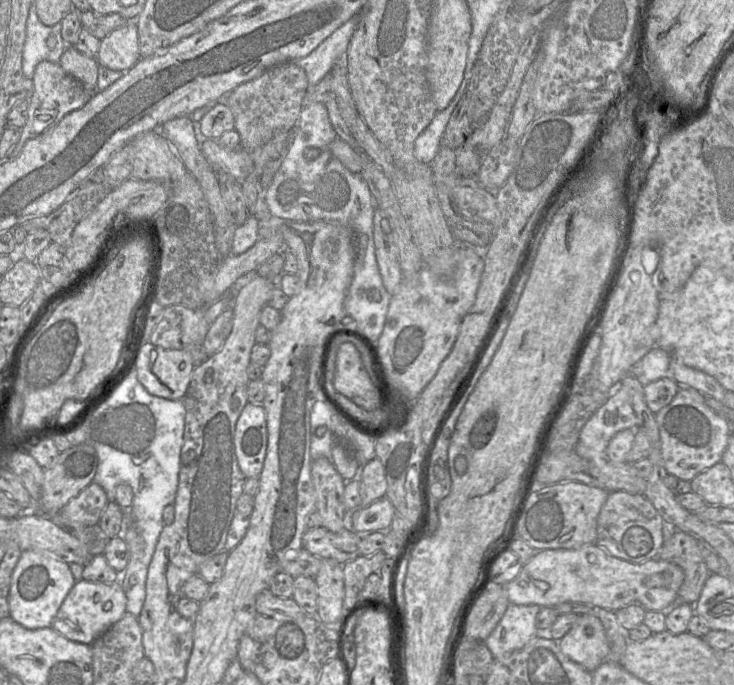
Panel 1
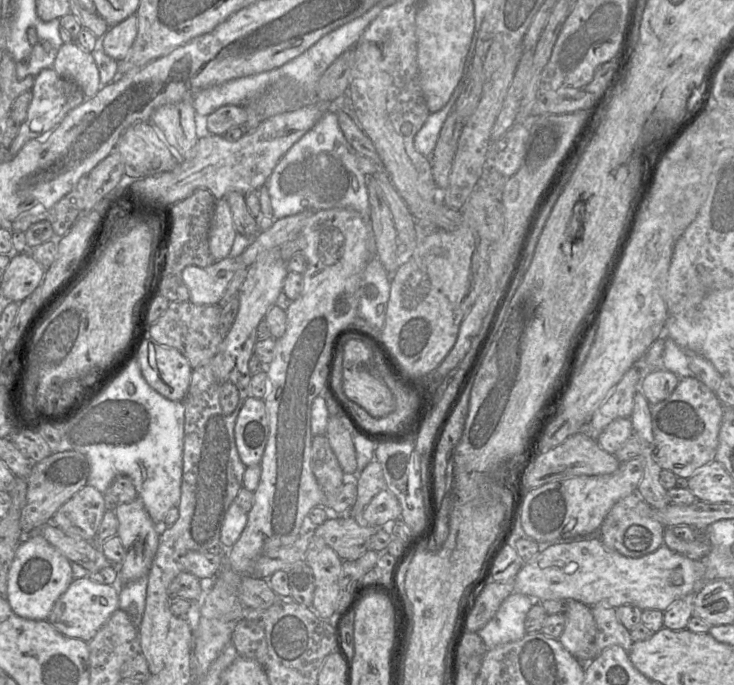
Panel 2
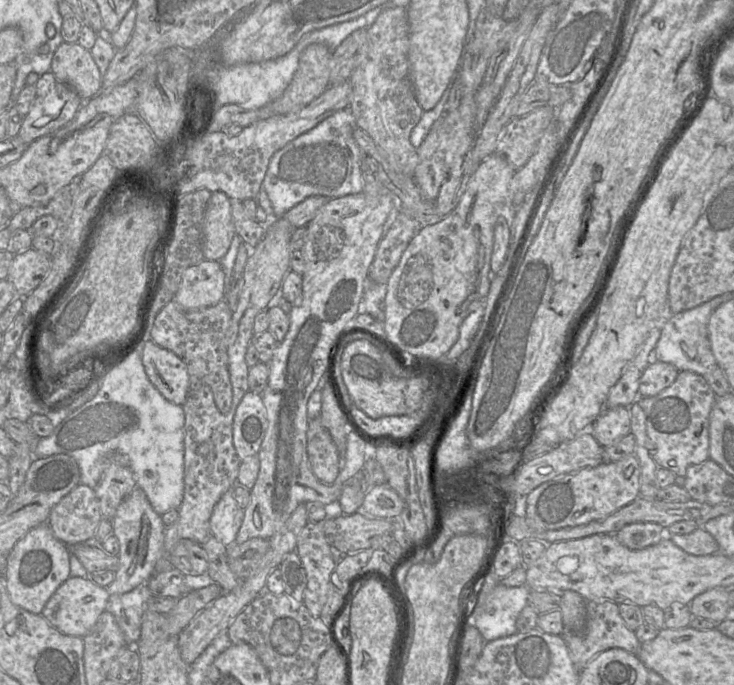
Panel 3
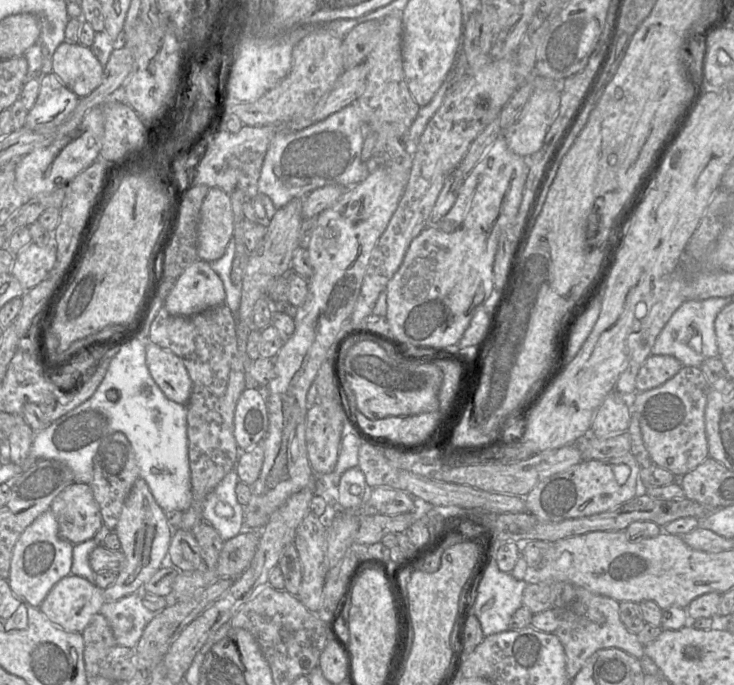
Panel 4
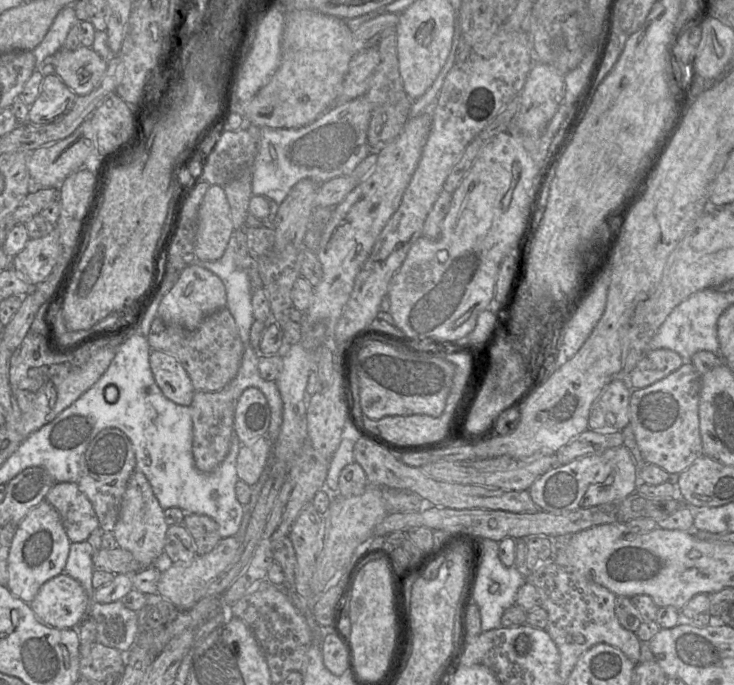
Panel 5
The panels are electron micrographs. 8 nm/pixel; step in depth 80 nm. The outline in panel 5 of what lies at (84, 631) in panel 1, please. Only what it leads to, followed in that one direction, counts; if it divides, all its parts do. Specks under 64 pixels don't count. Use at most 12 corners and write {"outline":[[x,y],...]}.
{"outline":[[63,572],[29,605],[42,623],[79,626],[89,603]]}

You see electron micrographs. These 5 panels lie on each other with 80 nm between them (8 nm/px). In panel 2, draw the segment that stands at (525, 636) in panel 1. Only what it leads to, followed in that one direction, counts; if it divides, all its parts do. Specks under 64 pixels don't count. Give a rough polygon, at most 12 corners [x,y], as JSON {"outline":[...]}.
{"outline":[[513,592],[477,633],[487,651],[526,635],[537,601]]}

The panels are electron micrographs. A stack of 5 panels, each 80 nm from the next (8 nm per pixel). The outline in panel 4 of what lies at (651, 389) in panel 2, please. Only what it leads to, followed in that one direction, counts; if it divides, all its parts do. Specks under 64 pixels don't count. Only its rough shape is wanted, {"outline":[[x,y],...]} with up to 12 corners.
{"outline":[[650,355],[636,392],[663,385],[682,368],[673,356]]}

